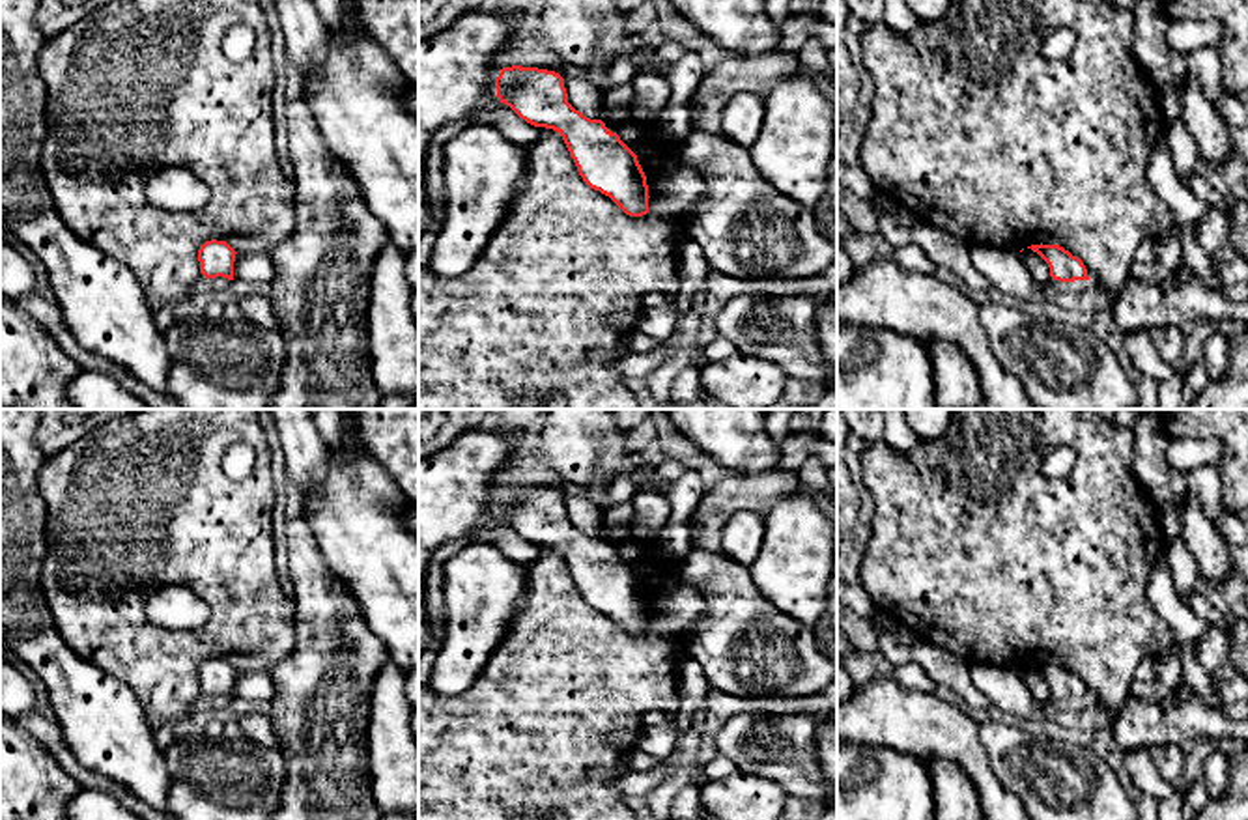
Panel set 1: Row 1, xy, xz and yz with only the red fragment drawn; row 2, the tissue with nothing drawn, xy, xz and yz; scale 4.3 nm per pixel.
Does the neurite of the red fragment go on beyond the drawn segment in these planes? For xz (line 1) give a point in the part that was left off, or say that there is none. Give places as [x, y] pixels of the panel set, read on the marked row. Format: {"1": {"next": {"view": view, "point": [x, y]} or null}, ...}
{"1": {"next": null}}

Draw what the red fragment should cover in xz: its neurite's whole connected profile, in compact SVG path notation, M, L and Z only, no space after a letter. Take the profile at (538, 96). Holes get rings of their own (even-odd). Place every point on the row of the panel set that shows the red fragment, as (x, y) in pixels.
M503 67L497 97L534 127L557 131L583 181L609 196L626 215L648 211L646 176L637 155L602 120L590 120L568 103L564 78L538 67Z

